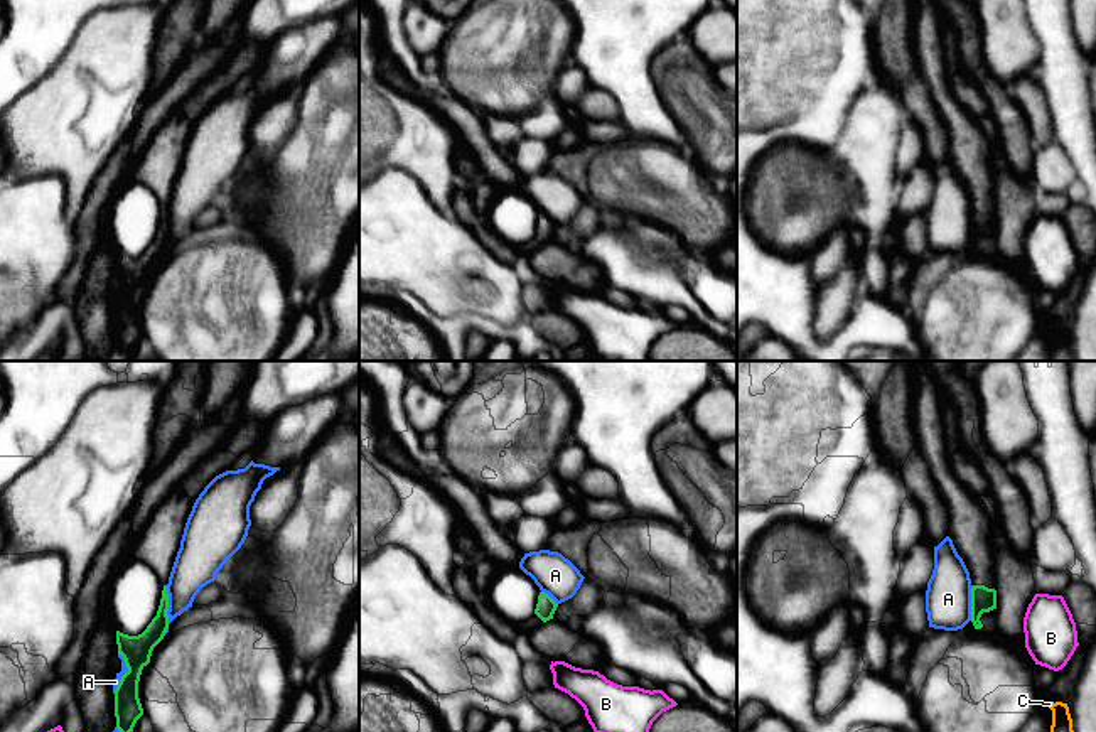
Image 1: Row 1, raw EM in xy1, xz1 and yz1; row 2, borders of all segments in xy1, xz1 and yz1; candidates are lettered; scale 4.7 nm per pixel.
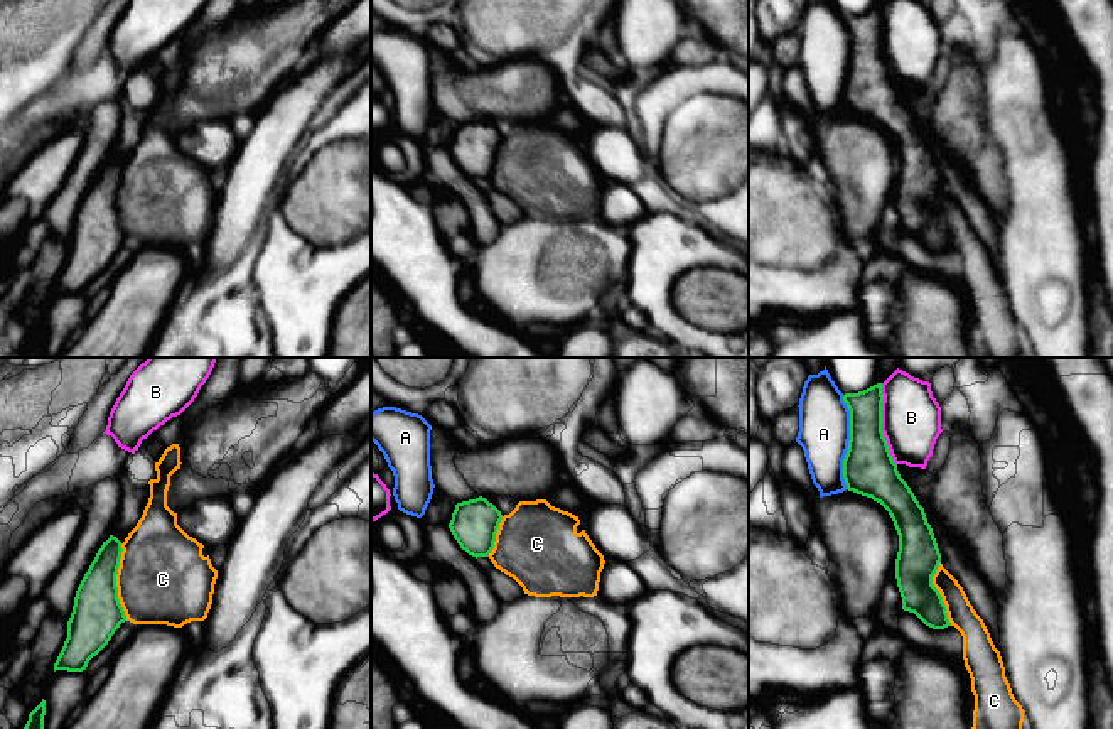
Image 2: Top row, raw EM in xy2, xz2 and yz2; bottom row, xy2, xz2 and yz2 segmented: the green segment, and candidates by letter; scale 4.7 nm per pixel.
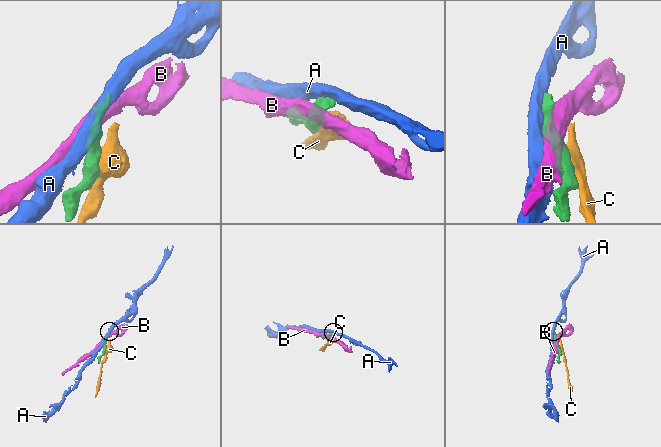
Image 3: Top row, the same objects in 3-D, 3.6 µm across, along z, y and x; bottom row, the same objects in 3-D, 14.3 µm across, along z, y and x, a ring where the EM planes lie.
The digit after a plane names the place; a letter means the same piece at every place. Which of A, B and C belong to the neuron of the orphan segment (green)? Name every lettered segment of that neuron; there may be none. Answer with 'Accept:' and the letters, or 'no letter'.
Accept: no letter

